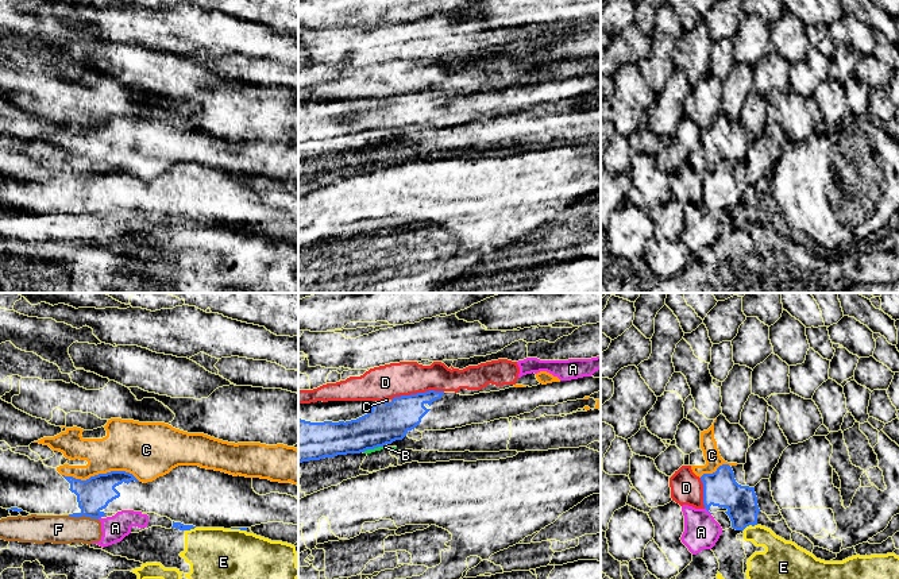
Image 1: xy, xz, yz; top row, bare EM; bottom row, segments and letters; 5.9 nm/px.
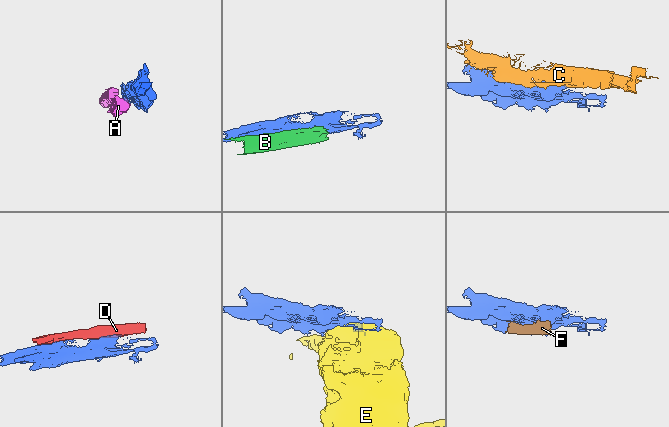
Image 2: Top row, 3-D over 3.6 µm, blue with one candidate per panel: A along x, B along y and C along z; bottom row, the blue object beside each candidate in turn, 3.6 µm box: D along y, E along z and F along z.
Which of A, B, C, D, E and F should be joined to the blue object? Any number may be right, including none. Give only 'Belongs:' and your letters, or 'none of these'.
Belongs: none of these

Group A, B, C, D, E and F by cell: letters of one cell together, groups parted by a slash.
A D / B / C / E / F

